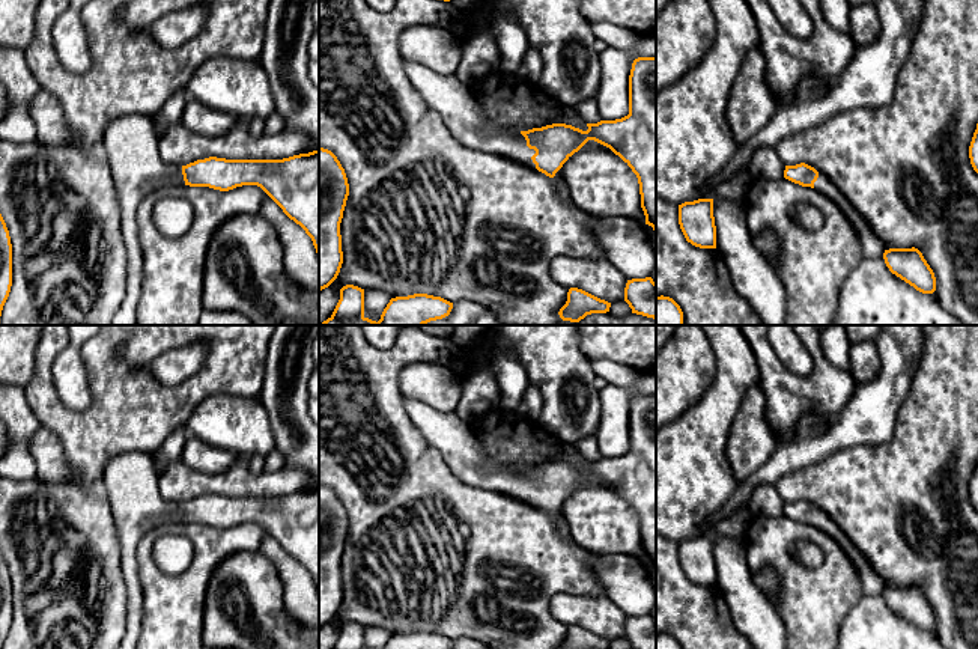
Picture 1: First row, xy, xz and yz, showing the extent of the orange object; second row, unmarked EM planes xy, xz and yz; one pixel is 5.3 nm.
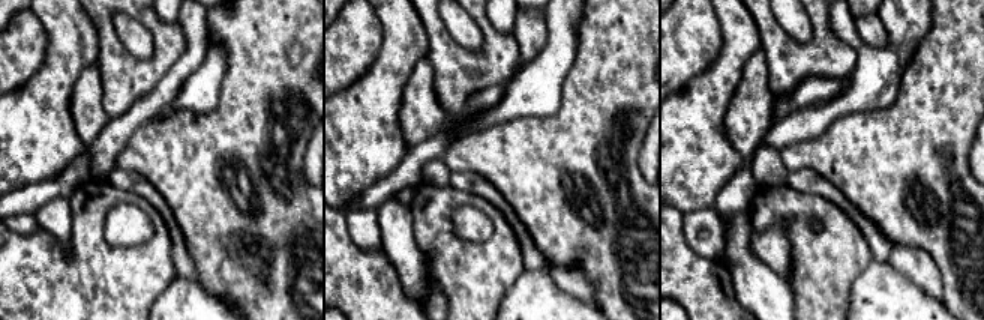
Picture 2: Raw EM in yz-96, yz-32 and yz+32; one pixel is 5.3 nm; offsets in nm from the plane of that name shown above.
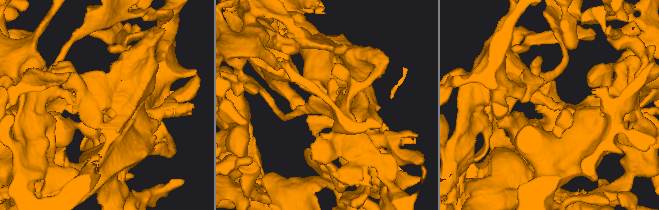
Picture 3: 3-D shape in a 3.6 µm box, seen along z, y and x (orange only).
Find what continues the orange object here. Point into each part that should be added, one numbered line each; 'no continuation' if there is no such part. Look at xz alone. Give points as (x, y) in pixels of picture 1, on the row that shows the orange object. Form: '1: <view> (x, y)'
1: xz (447, 95)

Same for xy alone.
1: xy (136, 166)

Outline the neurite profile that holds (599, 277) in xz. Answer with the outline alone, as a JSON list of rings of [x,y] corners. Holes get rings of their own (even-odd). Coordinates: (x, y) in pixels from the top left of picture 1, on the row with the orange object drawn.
[[[557,256],[549,264],[551,277],[561,286],[582,289],[600,300],[624,300],[627,279],[606,259]]]

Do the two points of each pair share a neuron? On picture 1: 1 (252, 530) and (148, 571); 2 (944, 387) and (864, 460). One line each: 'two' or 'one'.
1: one
2: one

